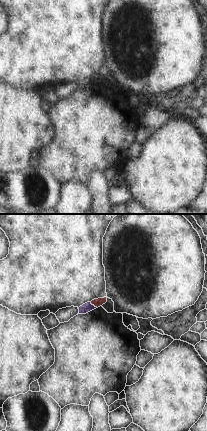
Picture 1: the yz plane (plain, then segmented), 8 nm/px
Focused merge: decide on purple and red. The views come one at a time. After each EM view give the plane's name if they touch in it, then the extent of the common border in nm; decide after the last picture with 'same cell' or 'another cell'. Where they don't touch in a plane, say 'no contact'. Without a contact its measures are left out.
meets purple in yz; contact 80 nm long

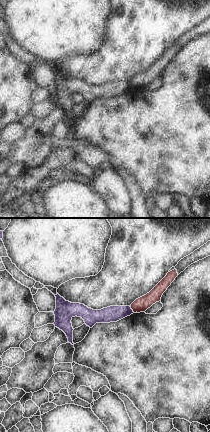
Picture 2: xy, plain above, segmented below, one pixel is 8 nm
meets purple in xy; contact 70 nm long

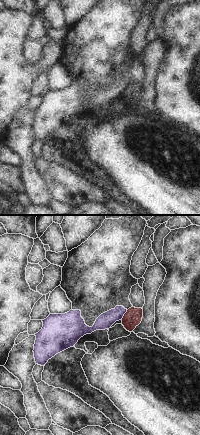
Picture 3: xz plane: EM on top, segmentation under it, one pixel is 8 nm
meets purple in xz; contact 90 nm long

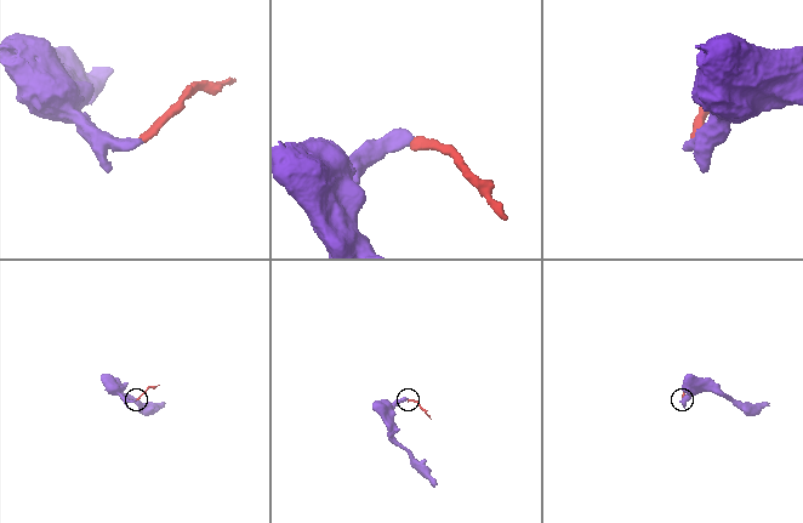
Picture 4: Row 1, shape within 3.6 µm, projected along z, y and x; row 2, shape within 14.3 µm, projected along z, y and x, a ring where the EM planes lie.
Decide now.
another cell

